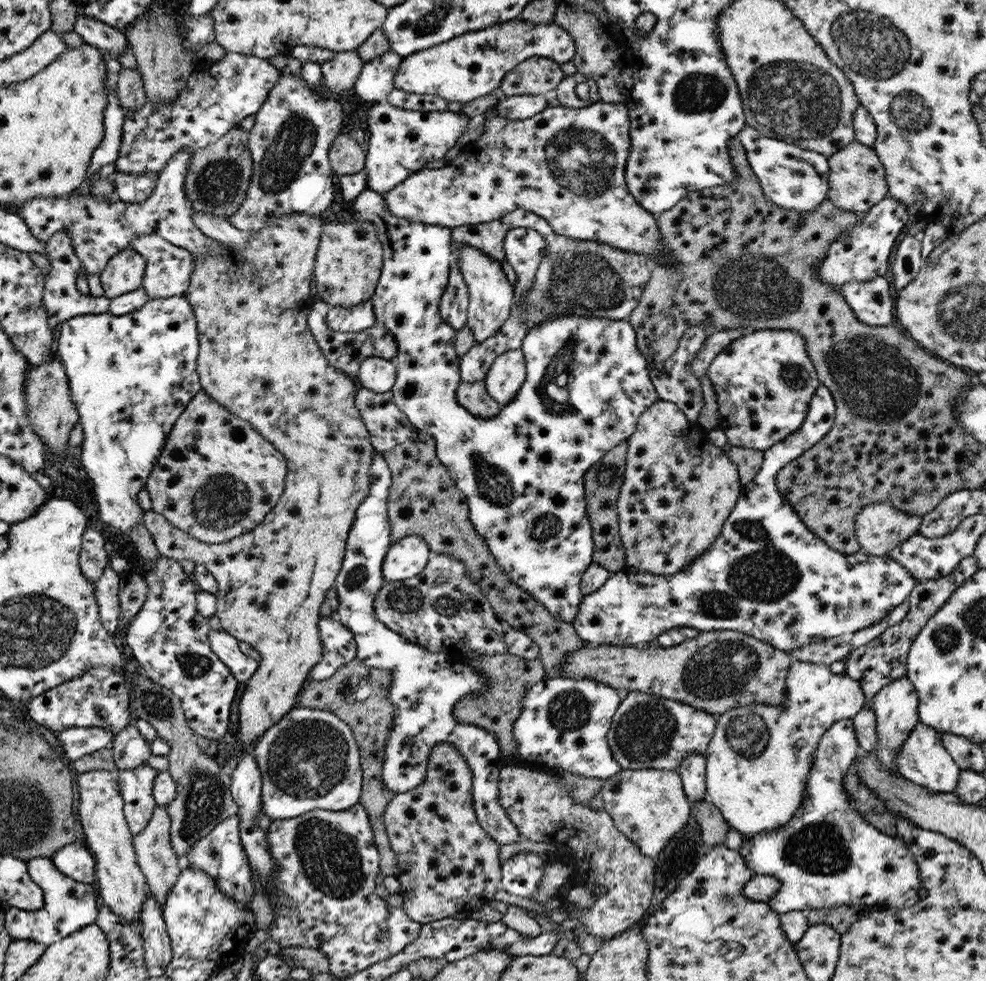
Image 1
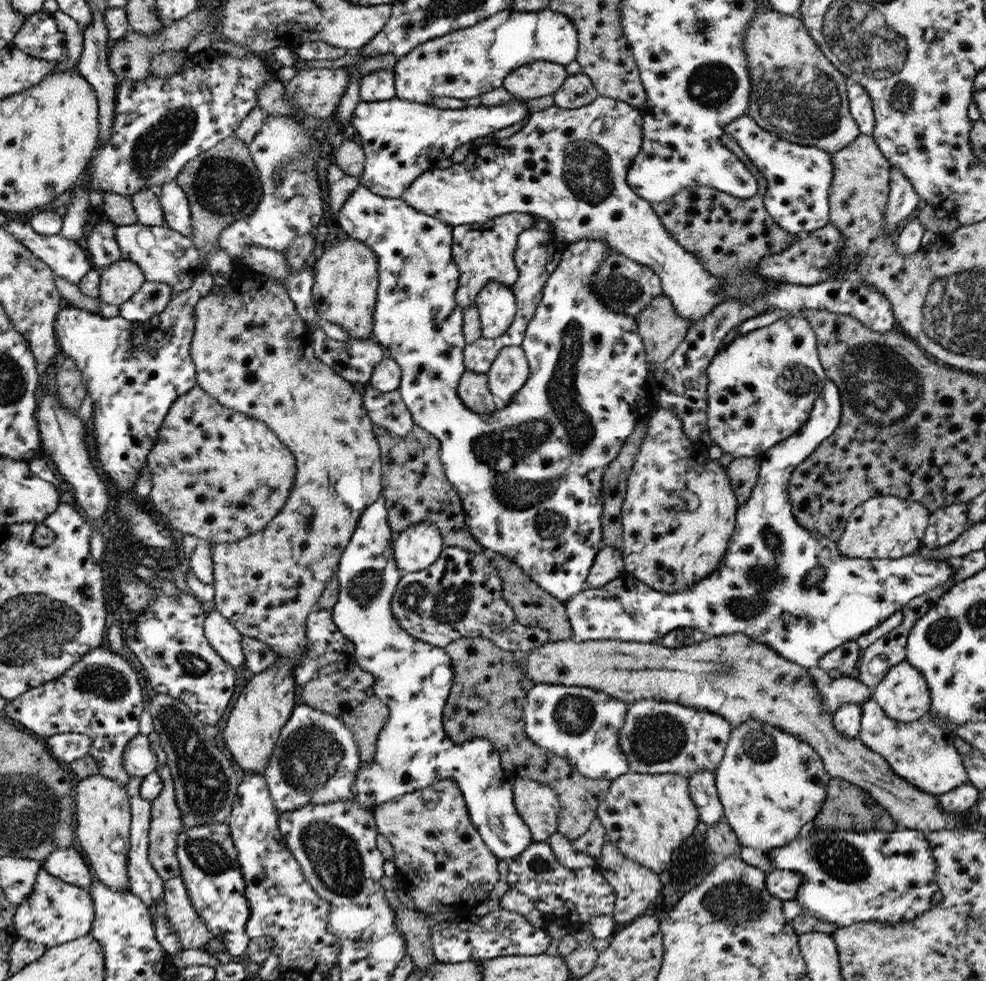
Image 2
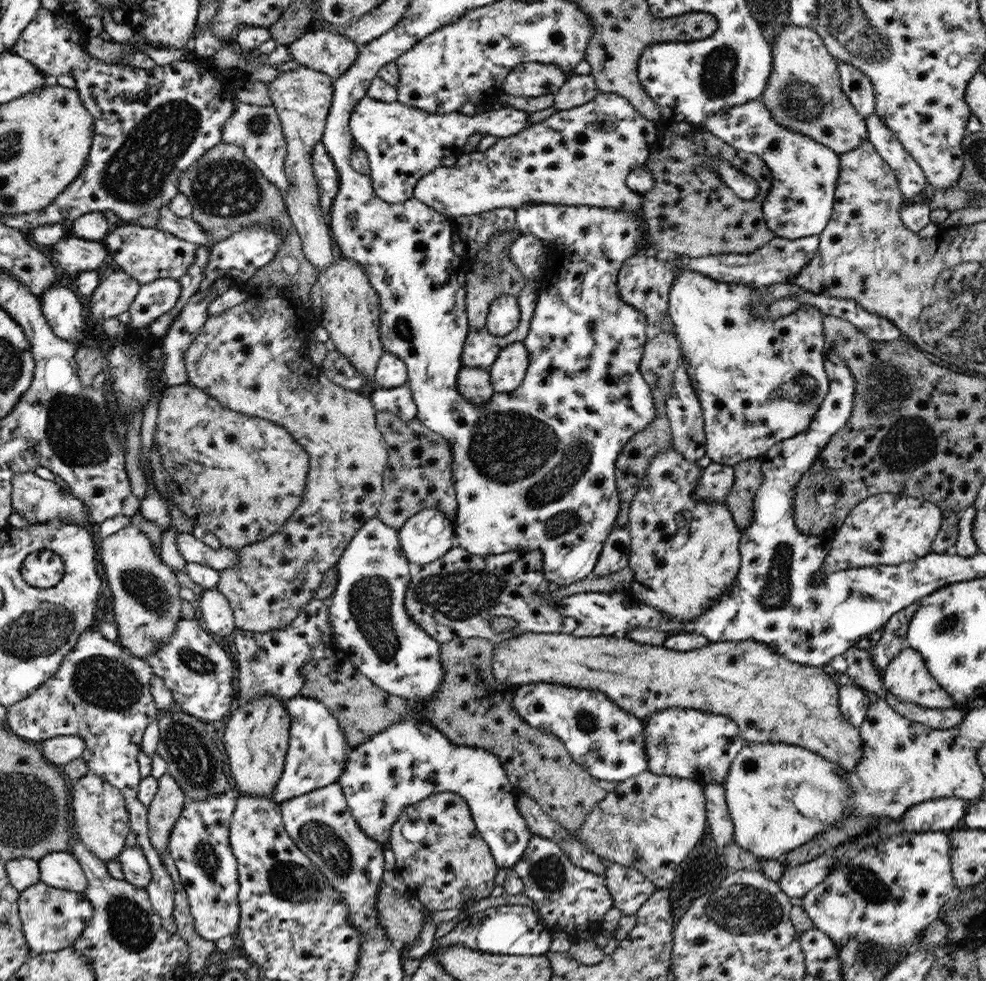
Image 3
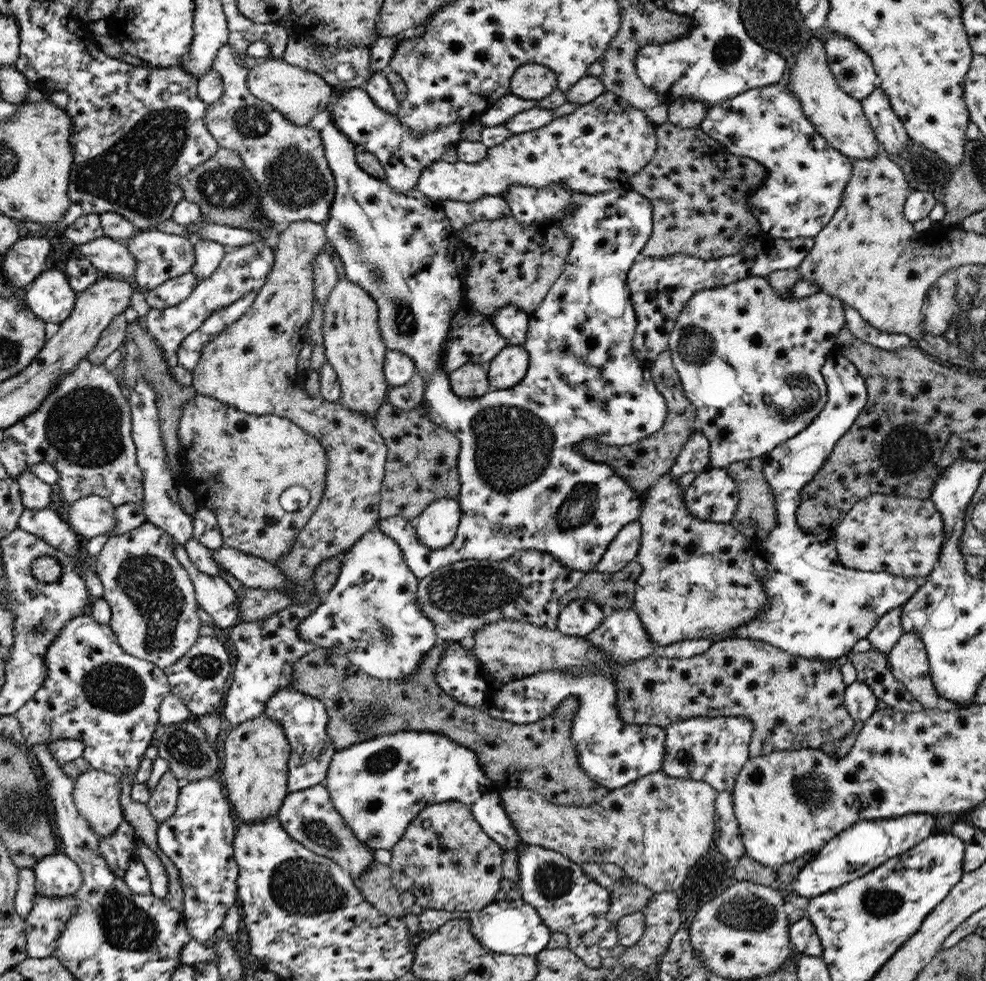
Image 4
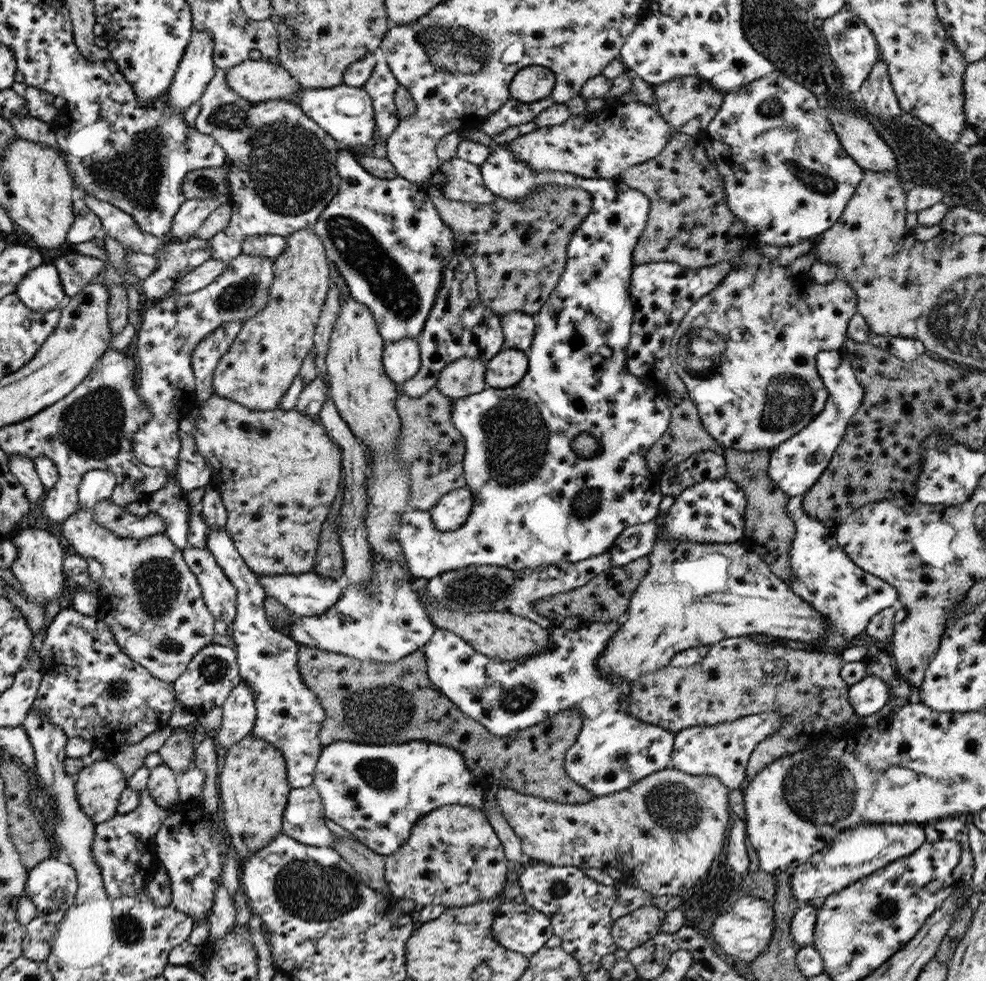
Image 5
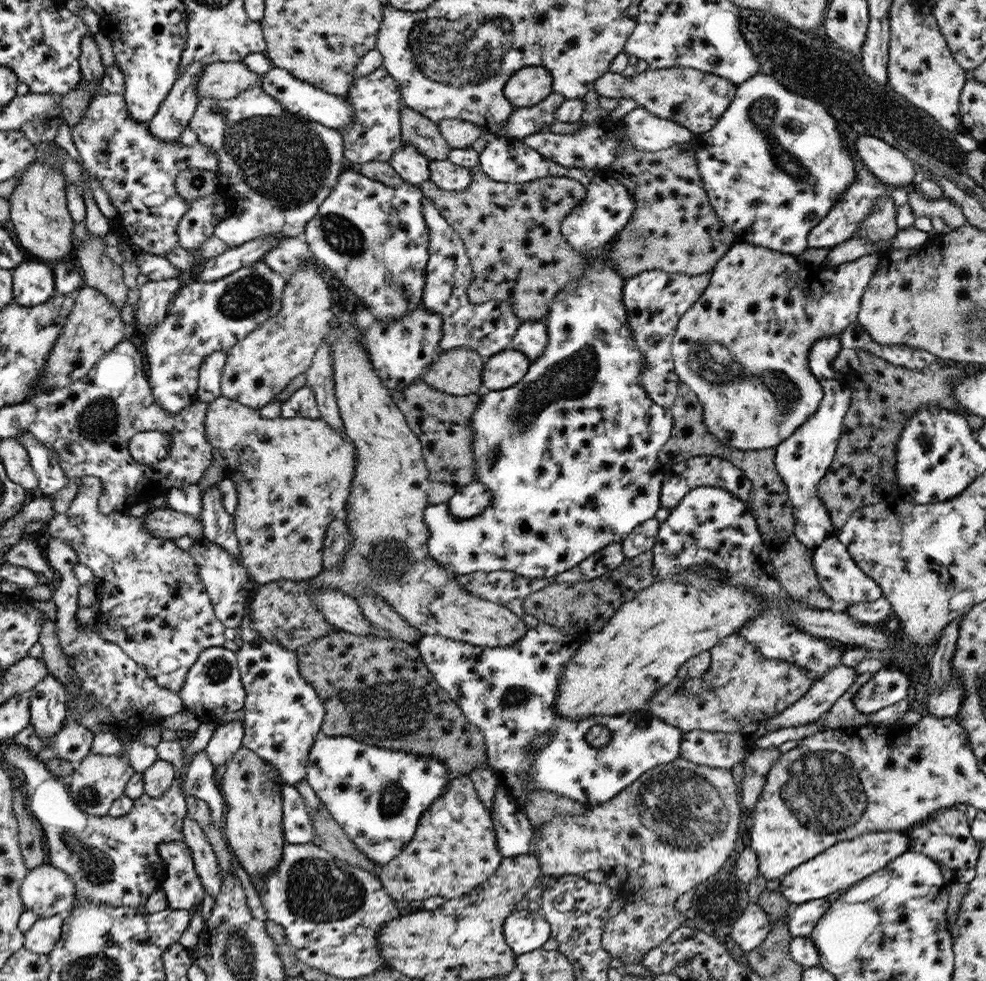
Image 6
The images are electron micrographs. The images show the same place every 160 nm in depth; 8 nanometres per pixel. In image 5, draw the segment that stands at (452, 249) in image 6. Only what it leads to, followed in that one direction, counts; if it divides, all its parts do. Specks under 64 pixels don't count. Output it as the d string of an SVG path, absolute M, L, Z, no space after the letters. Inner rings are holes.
M456 250L456 254L443 270L441 282L443 283L437 292L435 306L419 338L423 365L413 379L400 386L400 394L413 399L418 399L434 387L440 376L439 373L448 364L466 357L488 362L506 348L501 315L482 304L477 291L474 267L460 250Z

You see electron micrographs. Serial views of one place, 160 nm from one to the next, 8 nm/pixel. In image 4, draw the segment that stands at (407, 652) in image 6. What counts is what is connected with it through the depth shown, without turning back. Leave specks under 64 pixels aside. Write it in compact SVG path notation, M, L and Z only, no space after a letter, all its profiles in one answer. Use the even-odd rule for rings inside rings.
M438 641L424 656L424 660L418 666L419 671L412 673L405 681L393 681L370 676L345 656L318 647L293 664L290 686L323 701L329 716L326 732L337 750L400 731L434 732L473 750L486 776L502 789L530 789L539 792L552 804L575 807L588 806L611 791L609 788L604 788L604 785L600 786L594 782L579 764L575 745L571 739L573 716L578 705L576 700L566 699L551 715L538 722L518 725L504 719L492 718L485 710L462 704L440 688L435 679L435 672L444 651L445 643Z

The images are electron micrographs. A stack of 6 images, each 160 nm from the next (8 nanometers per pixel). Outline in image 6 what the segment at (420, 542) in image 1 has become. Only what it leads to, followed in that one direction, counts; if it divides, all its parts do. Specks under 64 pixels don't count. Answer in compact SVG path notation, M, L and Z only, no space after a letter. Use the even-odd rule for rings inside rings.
M473 481L458 489L449 503L450 511L456 518L469 519L484 512L490 504L491 492L484 483Z

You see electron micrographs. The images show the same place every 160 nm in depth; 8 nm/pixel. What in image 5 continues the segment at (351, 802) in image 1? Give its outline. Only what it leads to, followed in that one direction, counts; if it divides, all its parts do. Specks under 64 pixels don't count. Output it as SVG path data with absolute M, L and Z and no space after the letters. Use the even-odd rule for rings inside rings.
M226 526L207 532L207 548L213 552L223 571L238 589L238 615L232 624L232 644L239 652L244 680L255 693L257 719L253 736L262 737L280 748L287 759L288 776L293 789L310 787L314 783L319 756L324 747L319 734L325 710L318 694L303 680L299 671L299 645L289 635L276 631L269 624L264 607L267 591L242 558Z

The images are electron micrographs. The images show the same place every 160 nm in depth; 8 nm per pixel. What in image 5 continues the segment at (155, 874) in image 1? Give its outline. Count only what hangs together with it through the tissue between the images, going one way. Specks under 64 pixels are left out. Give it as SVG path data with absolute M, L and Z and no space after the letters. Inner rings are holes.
M166 764L151 769L147 789L162 808L177 806L180 802L178 774Z

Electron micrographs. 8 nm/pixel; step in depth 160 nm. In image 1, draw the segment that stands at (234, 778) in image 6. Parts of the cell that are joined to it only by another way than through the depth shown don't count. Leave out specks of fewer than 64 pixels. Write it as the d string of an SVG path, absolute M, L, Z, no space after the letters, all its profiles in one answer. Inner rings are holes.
M283 214L271 219L258 234L249 234L249 243L244 247L228 246L219 240L211 238L215 242L215 248L218 247L221 254L209 252L207 256L203 253L193 254L193 263L195 269L191 276L191 283L183 296L186 296L194 309L194 316L197 320L198 340L200 340L200 356L198 356L198 374L200 374L200 385L203 392L207 393L212 400L218 402L228 412L235 413L241 420L248 421L252 428L257 429L285 457L287 457L287 483L286 490L282 498L276 503L276 506L266 516L262 523L254 531L247 532L246 535L237 536L227 543L210 544L201 540L196 540L191 533L184 532L183 529L176 528L162 516L159 512L152 510L146 511L143 516L144 524L150 531L150 534L159 550L161 556L167 556L172 560L192 560L195 564L204 564L217 580L218 590L216 615L220 619L222 628L232 636L235 636L240 642L251 644L261 656L259 668L245 683L244 693L240 698L238 706L239 721L236 728L236 738L238 744L257 744L264 733L274 726L284 715L287 715L294 708L294 702L315 666L323 658L323 641L320 634L320 606L323 606L323 600L327 598L327 592L335 584L339 572L343 568L344 555L347 550L347 538L354 526L356 511L360 503L363 503L371 492L371 466L374 463L374 454L376 448L371 440L370 430L359 412L358 406L354 406L354 394L356 386L352 380L348 380L346 374L342 374L339 369L332 366L327 360L326 354L320 349L314 334L311 332L308 320L311 314L310 302L310 282L312 282L312 272L315 272L315 256L318 254L319 242L323 234L324 219L313 214Z

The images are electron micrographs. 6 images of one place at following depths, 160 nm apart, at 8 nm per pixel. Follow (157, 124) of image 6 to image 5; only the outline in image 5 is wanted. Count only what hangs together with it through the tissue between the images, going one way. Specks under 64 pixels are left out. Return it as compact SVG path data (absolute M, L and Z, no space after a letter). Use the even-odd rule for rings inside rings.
M194 30L174 82L166 92L173 114L186 112L207 90L216 73L214 46L211 32Z

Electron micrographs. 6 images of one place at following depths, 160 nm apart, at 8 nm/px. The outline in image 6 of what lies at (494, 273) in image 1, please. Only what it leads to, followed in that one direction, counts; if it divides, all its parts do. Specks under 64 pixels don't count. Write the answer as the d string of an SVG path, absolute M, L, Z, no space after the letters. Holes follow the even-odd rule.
M526 320L521 321L508 349L522 352L531 362L534 362L544 354L546 343L548 343L548 331L545 323Z

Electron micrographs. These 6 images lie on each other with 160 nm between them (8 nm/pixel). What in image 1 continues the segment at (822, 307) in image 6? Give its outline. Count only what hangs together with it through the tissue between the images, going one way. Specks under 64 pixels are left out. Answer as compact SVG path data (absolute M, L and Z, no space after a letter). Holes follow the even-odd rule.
M604 101L595 102L593 105L584 108L568 108L560 106L545 108L542 112L536 113L532 118L525 118L524 120L510 120L503 116L497 116L495 106L491 106L484 114L484 119L479 119L484 133L476 141L471 142L464 147L462 153L458 155L453 162L448 163L445 167L439 169L424 168L414 175L400 183L398 187L392 188L391 191L386 192L383 196L387 201L387 209L389 213L397 217L404 217L411 221L420 221L424 224L438 225L444 228L451 228L469 224L489 223L498 220L501 216L508 214L516 209L524 209L528 212L540 216L548 221L552 230L560 236L567 236L568 238L577 238L578 240L594 240L602 244L610 244L613 248L620 250L627 250L628 252L639 252L650 259L659 258L661 262L673 262L672 252L661 241L661 232L657 223L657 217L649 213L645 208L642 208L637 200L630 194L627 183L625 182L625 168L627 167L627 160L631 149L630 138L630 115L628 107L622 103L607 103ZM786 329L750 330L736 338L720 352L709 366L707 375L717 394L719 421L717 426L732 446L768 450L800 428L808 413L808 406L816 389L821 385L799 332Z

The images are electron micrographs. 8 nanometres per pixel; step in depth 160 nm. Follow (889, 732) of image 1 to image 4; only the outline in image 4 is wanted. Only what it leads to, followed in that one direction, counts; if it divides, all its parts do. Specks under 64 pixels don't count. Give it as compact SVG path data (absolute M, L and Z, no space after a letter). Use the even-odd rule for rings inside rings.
M902 633L887 655L889 669L914 698L924 707L940 710L957 710L968 704L956 704L940 698L931 676L926 647L916 633Z

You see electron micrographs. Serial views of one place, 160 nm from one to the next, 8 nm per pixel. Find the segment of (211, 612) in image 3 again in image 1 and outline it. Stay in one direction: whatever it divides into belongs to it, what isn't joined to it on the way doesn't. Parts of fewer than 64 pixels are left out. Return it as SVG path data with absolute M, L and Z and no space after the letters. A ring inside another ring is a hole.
M224 629L211 630L211 648L230 669L232 676L240 682L246 682L259 668L259 661L246 656L239 647L240 641Z

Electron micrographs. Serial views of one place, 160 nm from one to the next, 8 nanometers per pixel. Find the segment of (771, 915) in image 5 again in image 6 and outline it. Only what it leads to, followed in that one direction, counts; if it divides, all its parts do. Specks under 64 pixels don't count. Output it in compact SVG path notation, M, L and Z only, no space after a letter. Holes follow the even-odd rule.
M749 903L742 916L731 926L731 938L742 951L750 952L764 942L771 925L766 911L756 903Z

